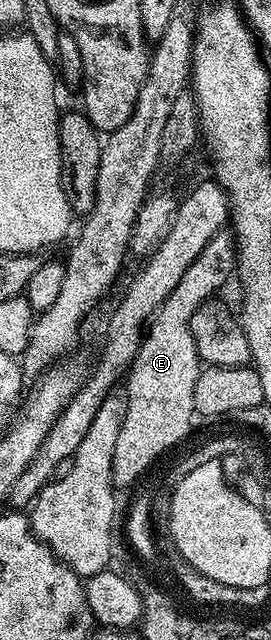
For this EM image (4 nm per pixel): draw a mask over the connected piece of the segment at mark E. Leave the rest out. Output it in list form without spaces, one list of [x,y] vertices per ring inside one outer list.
[[[227,230],[219,231],[206,249],[194,257],[194,265],[182,273],[182,281],[166,297],[146,327],[146,334],[129,366],[126,385],[125,409],[122,427],[115,442],[112,479],[115,486],[130,485],[159,455],[164,455],[175,443],[180,443],[192,431],[194,420],[194,385],[202,370],[191,335],[191,318],[201,305],[213,298],[219,287],[233,282],[237,274],[236,241]]]

